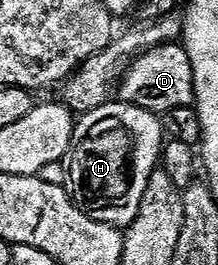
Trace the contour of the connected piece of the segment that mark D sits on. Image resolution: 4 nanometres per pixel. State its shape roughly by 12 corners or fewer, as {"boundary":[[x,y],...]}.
{"boundary":[[177,41],[139,55],[119,99],[158,117],[194,106],[191,57]]}

